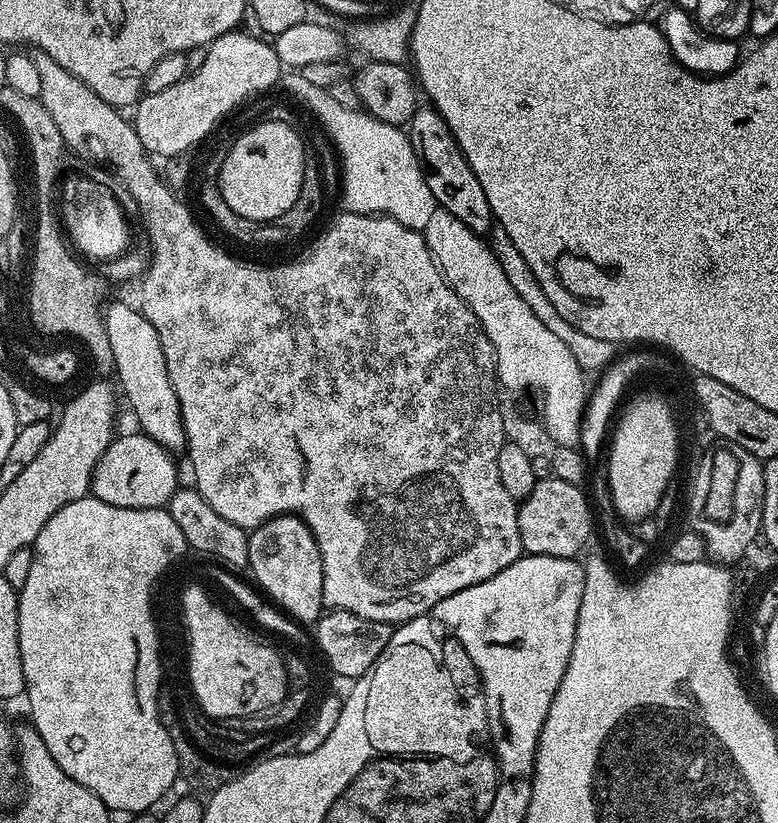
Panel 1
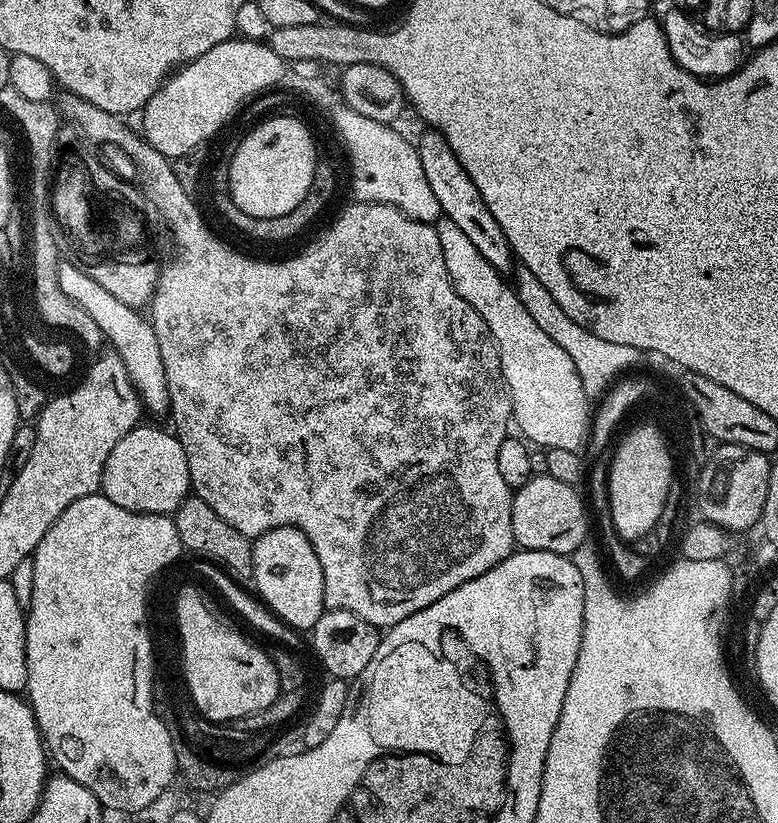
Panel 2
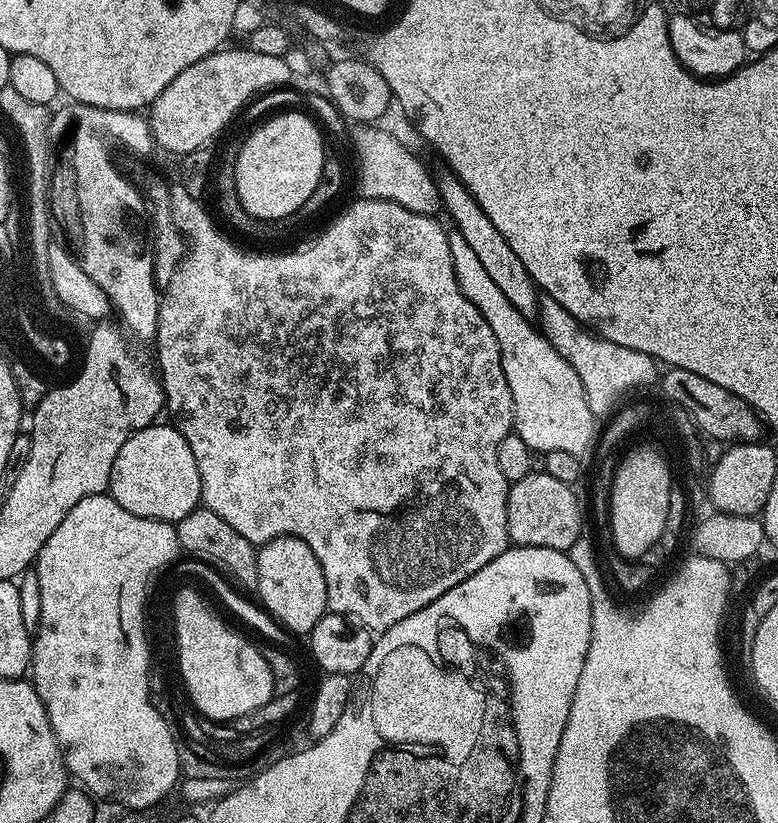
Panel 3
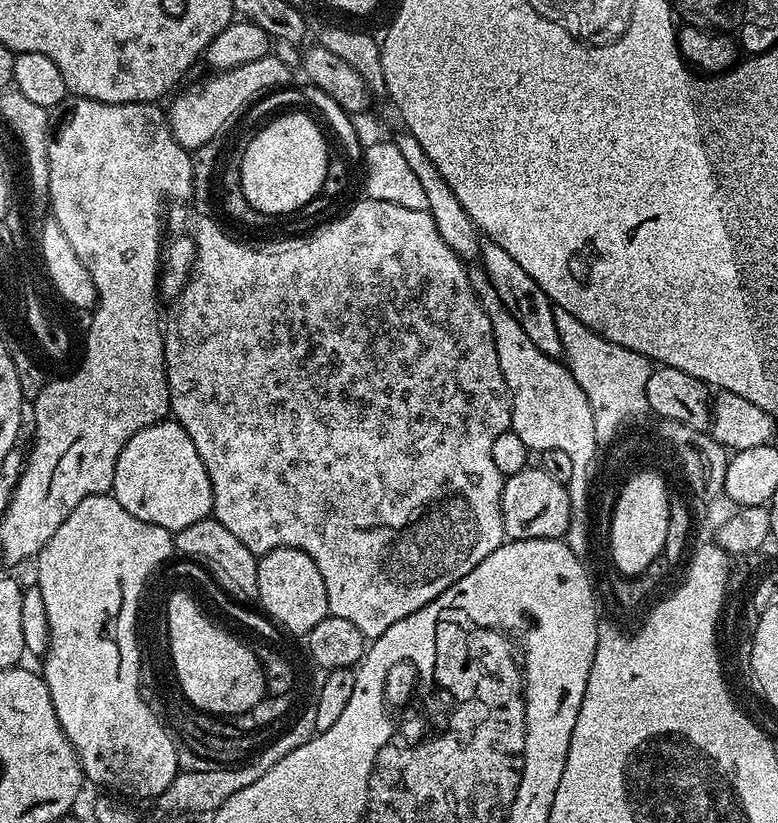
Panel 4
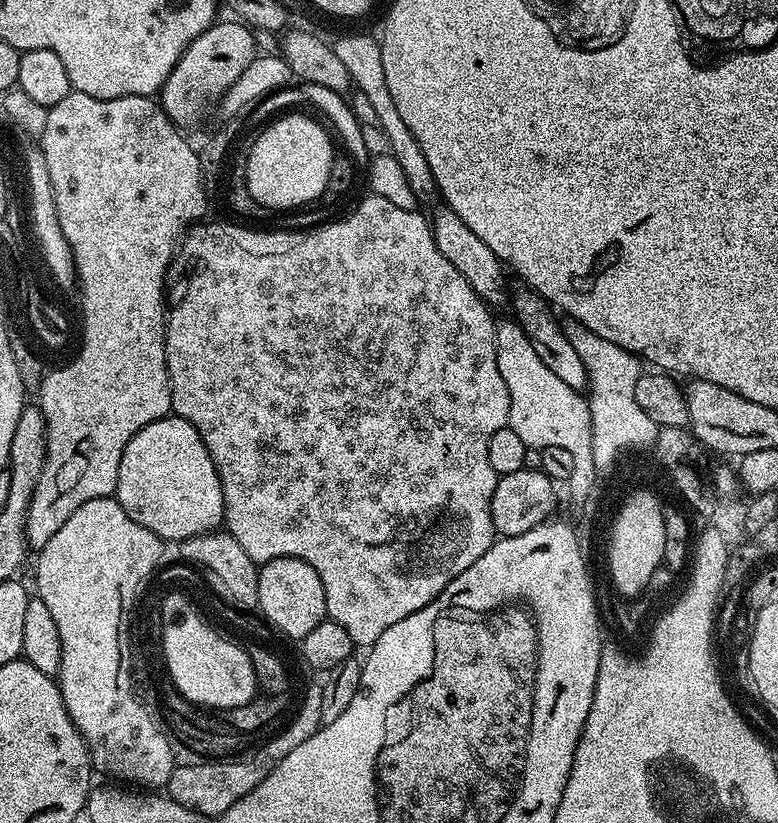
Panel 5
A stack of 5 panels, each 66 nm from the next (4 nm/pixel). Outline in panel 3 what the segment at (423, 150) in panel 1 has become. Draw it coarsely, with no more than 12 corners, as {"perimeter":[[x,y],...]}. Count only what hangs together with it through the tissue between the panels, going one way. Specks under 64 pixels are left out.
{"perimeter":[[453,172],[435,177],[443,211],[486,274],[528,320],[536,283]]}

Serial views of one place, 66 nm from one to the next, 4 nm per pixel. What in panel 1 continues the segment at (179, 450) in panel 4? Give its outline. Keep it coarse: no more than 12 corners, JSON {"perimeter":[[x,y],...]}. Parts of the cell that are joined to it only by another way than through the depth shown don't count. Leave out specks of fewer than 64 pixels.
{"perimeter":[[117,435],[92,471],[91,495],[119,508],[165,507],[173,453]]}

